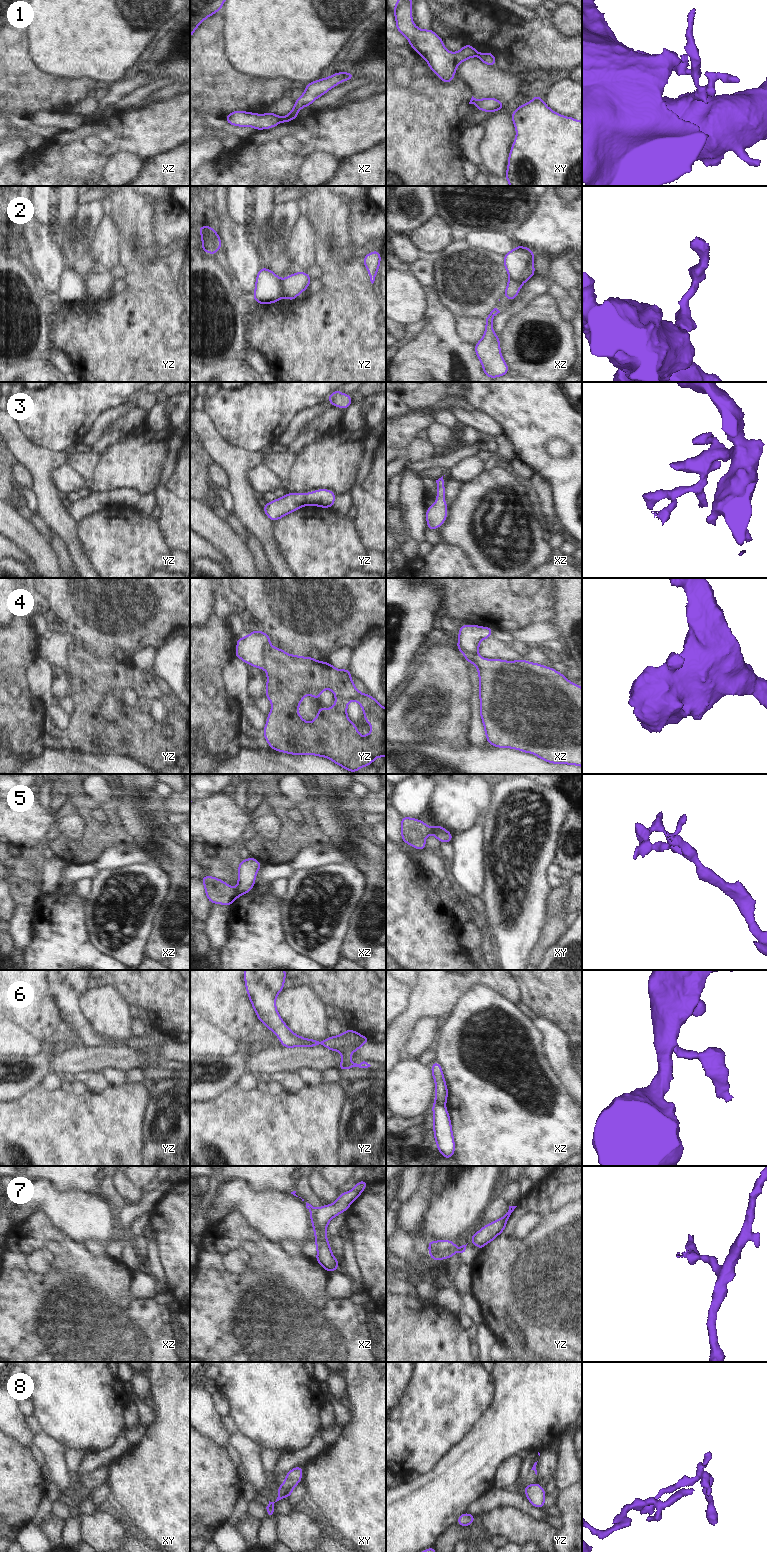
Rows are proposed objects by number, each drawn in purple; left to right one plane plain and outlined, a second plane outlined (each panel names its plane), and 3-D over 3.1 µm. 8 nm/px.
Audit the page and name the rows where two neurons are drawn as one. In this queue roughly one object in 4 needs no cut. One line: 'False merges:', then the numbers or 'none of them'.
False merges: 1, 2, 4, 5, 6, 7, 8

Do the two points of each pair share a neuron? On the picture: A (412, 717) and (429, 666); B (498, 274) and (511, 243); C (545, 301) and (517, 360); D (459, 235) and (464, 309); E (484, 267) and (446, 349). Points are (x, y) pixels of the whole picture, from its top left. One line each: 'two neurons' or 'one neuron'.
A: one neuron
B: two neurons
C: one neuron
D: two neurons
E: two neurons

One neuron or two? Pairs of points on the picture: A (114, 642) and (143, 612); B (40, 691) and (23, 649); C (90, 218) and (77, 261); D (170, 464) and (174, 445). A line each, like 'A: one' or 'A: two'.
A: one
B: two
C: one
D: one

